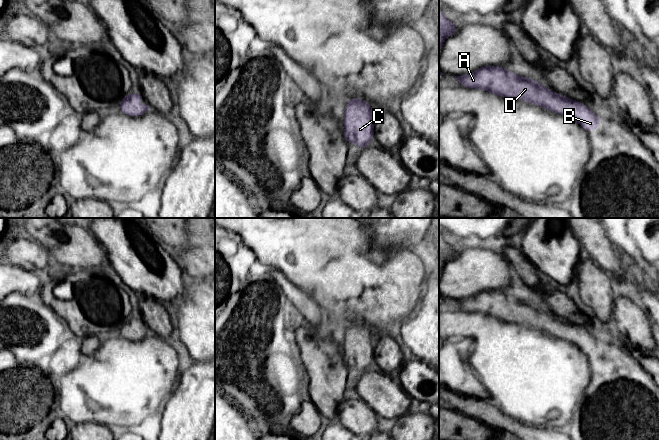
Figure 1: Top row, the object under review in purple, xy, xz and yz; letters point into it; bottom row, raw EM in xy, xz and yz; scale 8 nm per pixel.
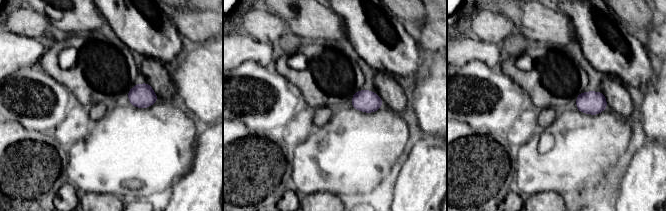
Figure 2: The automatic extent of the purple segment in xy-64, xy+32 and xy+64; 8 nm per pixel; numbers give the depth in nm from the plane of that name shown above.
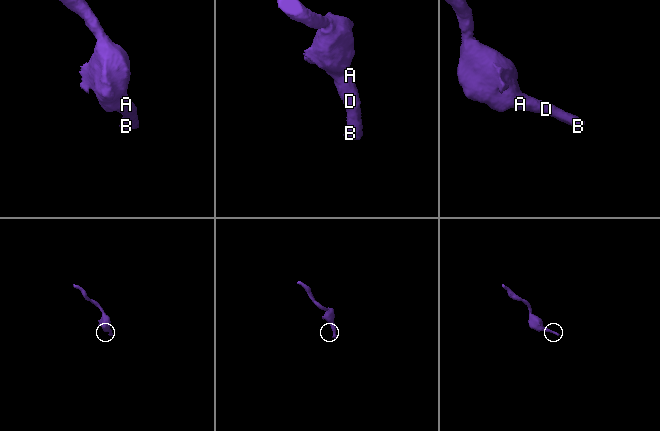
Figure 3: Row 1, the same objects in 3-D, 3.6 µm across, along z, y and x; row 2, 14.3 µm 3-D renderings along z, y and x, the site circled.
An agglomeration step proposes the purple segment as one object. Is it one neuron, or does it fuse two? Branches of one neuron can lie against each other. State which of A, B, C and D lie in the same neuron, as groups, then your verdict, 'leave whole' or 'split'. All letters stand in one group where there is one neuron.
groups A B C D; leave whole

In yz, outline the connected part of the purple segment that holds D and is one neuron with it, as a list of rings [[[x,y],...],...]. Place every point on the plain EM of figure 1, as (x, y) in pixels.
[[[486,290],[467,299],[455,300],[468,312],[489,315],[505,322],[525,324],[578,346],[587,356],[598,353],[600,341],[579,325],[547,313],[539,306],[509,296],[503,291]]]

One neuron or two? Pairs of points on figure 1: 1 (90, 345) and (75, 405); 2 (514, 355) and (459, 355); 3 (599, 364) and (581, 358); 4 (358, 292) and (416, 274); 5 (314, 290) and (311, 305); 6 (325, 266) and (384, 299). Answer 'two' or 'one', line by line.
1: two
2: two
3: two
4: one
5: two
6: one

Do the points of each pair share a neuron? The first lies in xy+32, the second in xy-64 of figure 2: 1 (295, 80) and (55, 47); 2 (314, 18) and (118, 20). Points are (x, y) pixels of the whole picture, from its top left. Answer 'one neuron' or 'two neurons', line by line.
1: one neuron
2: two neurons

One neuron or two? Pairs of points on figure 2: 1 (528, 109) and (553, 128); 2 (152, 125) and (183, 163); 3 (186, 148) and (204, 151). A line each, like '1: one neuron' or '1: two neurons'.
1: two neurons
2: one neuron
3: two neurons

